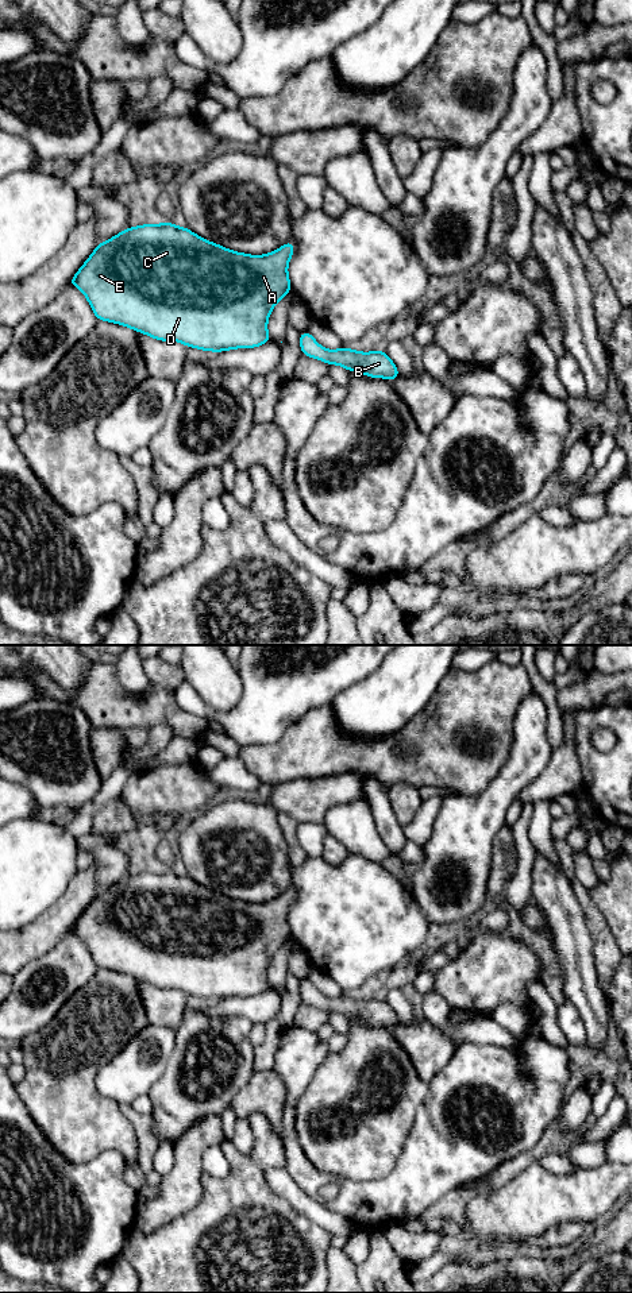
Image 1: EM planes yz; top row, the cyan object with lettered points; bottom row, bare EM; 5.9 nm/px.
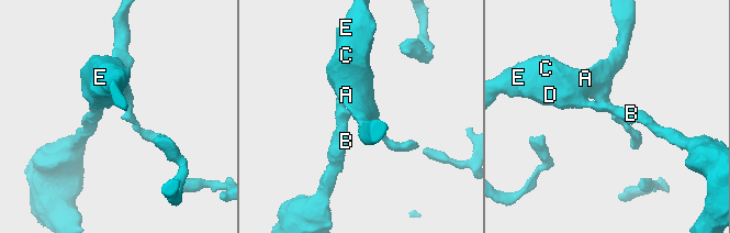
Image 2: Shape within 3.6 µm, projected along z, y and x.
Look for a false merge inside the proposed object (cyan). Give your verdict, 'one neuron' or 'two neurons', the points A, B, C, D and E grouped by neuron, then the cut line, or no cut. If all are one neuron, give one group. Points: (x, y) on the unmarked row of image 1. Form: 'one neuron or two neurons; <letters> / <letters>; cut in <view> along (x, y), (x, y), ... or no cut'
one neuron; A B C D E; no cut

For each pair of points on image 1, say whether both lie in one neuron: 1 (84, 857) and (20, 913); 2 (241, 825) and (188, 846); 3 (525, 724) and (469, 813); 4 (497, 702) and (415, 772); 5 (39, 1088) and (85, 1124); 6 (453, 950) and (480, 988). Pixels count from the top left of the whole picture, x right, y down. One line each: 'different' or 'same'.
1: different
2: same
3: same
4: same
5: same
6: different

